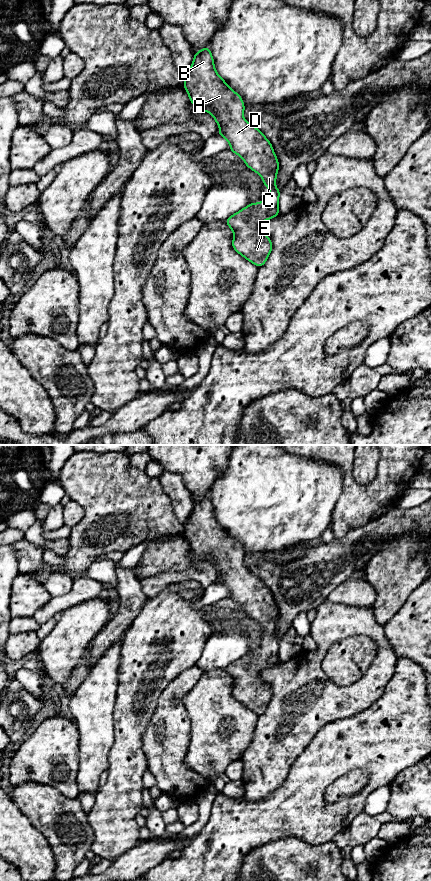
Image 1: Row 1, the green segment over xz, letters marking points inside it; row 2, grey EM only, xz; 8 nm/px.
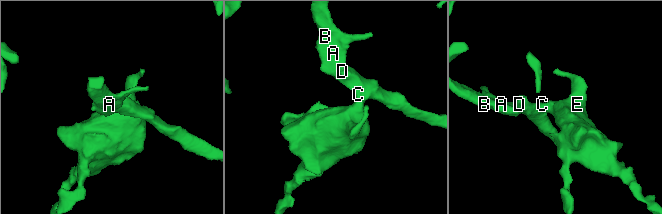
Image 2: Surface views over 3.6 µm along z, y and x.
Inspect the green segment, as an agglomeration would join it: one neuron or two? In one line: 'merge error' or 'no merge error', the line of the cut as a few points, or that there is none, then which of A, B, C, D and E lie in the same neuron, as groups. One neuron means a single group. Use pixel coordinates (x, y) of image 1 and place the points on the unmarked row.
no merge error; cut none; groups A B C D E

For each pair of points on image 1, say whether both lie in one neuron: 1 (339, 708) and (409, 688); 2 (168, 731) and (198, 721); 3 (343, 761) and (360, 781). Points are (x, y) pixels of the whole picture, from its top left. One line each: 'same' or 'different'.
1: different
2: different
3: different

